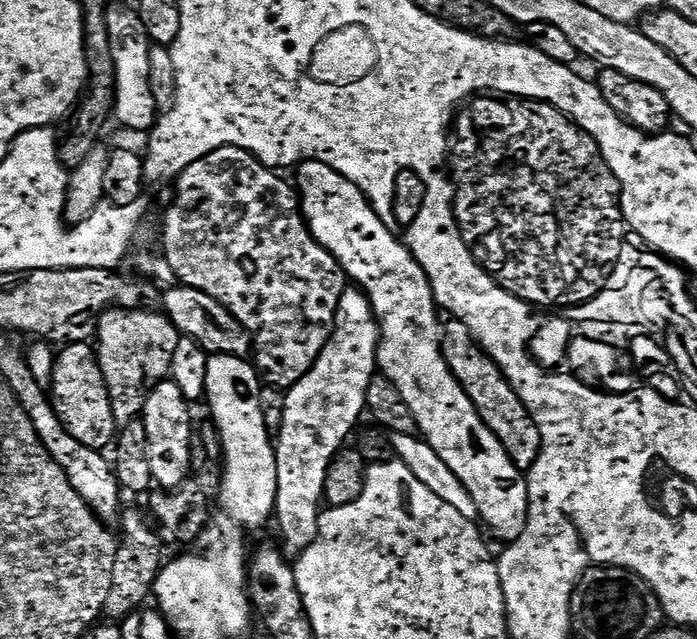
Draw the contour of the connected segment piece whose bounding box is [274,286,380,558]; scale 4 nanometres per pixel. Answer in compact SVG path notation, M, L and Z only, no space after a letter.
M355 286L345 287L343 296L339 300L336 325L322 354L318 354L318 362L314 362L311 370L295 386L284 392L282 426L274 440L278 466L278 494L276 495L274 524L280 527L278 547L289 558L300 556L316 541L316 535L320 529L326 470L330 470L330 462L337 452L345 447L344 439L348 435L351 437L354 429L361 423L359 422L360 415L362 417L365 415L366 390L370 386L372 377L378 372L376 350L379 347L380 325L376 318L376 311L361 289Z

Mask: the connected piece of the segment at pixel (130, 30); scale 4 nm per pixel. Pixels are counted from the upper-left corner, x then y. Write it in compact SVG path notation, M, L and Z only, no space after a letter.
M114 2L108 8L107 26L110 30L110 46L114 50L116 67L116 110L115 119L121 120L132 132L147 133L155 126L158 109L150 88L151 38L142 26L142 18L135 7Z

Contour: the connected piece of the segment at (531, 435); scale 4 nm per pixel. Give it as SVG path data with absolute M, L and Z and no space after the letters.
M448 318L443 321L440 333L440 349L444 355L446 366L454 374L454 378L462 386L462 390L470 398L474 410L482 418L482 422L502 442L506 454L510 454L510 462L519 472L527 474L538 462L538 454L542 446L542 434L538 434L538 426L534 422L532 413L522 406L522 398L514 394L510 382L498 370L489 356L480 348L480 344L470 334L466 322L455 318Z

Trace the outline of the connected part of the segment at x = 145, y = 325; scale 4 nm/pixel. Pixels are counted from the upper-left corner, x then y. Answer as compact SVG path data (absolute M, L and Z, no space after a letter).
M109 308L101 315L100 325L96 328L94 347L96 357L102 366L102 378L106 378L106 390L110 394L110 406L114 410L117 425L123 426L134 422L143 413L146 398L163 380L169 379L174 350L178 350L181 340L180 331L163 311L148 312L144 308Z

